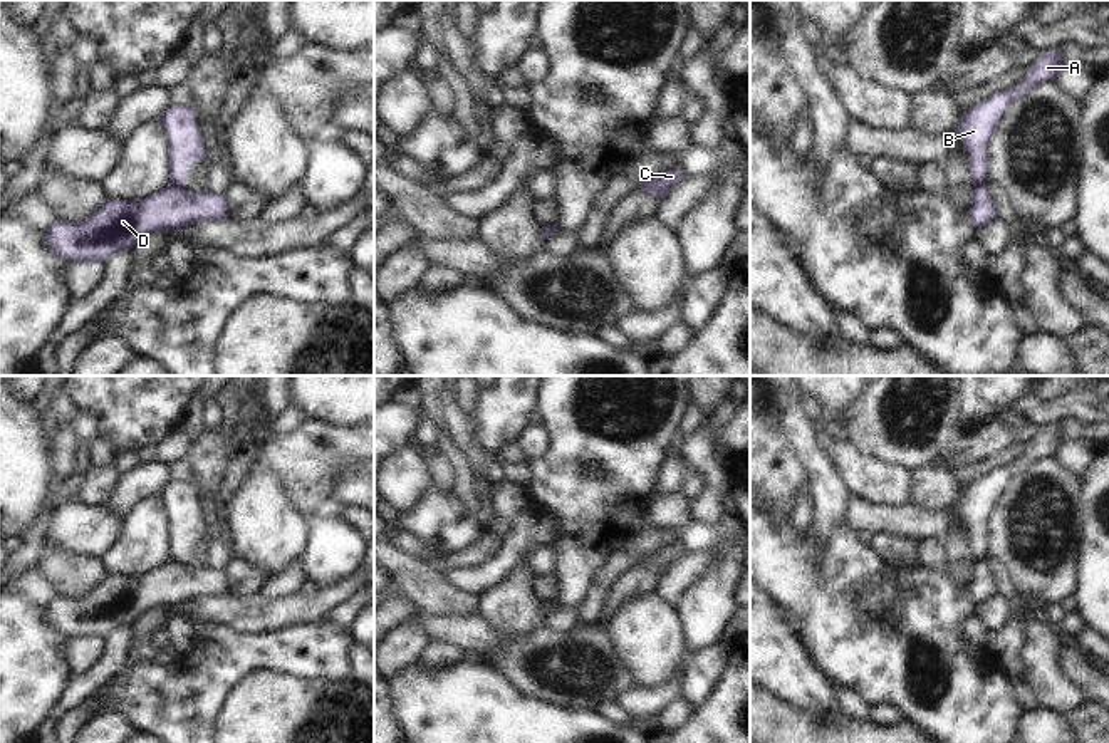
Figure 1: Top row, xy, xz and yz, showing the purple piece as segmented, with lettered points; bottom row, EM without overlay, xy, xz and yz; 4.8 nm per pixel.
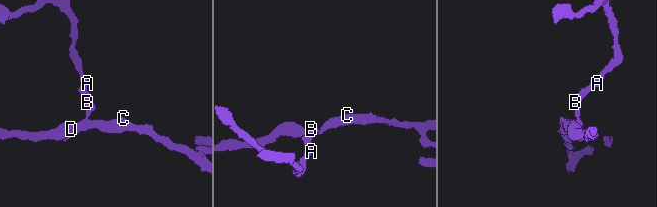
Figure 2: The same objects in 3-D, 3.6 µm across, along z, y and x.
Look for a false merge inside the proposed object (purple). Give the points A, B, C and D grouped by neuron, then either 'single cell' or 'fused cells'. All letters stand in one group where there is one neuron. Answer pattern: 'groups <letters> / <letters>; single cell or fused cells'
groups A B / C D; fused cells

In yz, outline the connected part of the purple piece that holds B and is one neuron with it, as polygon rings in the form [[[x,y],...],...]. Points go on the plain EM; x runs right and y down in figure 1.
[[[1062,424],[1045,428],[1034,441],[1027,444],[1027,453],[1020,461],[993,470],[963,490],[958,503],[965,525],[968,528],[971,557],[975,562],[981,562],[990,555],[988,520],[1003,488],[1030,463],[1057,456],[1060,438]]]

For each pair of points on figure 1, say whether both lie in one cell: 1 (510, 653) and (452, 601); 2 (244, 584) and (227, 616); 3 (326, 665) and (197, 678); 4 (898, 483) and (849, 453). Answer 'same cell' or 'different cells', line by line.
1: different cells
2: different cells
3: same cell
4: same cell

